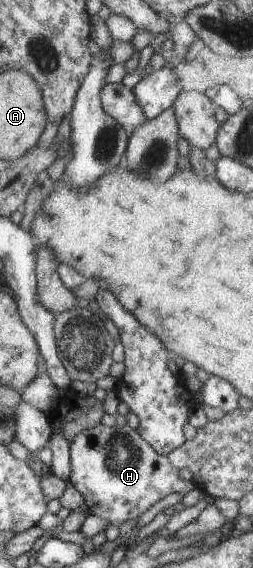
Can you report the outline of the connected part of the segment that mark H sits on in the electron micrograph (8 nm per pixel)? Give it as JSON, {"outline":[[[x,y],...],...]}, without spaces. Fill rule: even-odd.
{"outline":[[[98,424],[88,430],[76,434],[76,438],[69,442],[72,474],[70,480],[74,488],[84,497],[90,515],[98,516],[108,523],[120,526],[128,520],[138,519],[150,507],[169,494],[180,493],[186,495],[195,485],[188,480],[182,480],[179,470],[171,466],[167,456],[158,454],[140,434],[128,425],[118,424],[114,427]]]}

